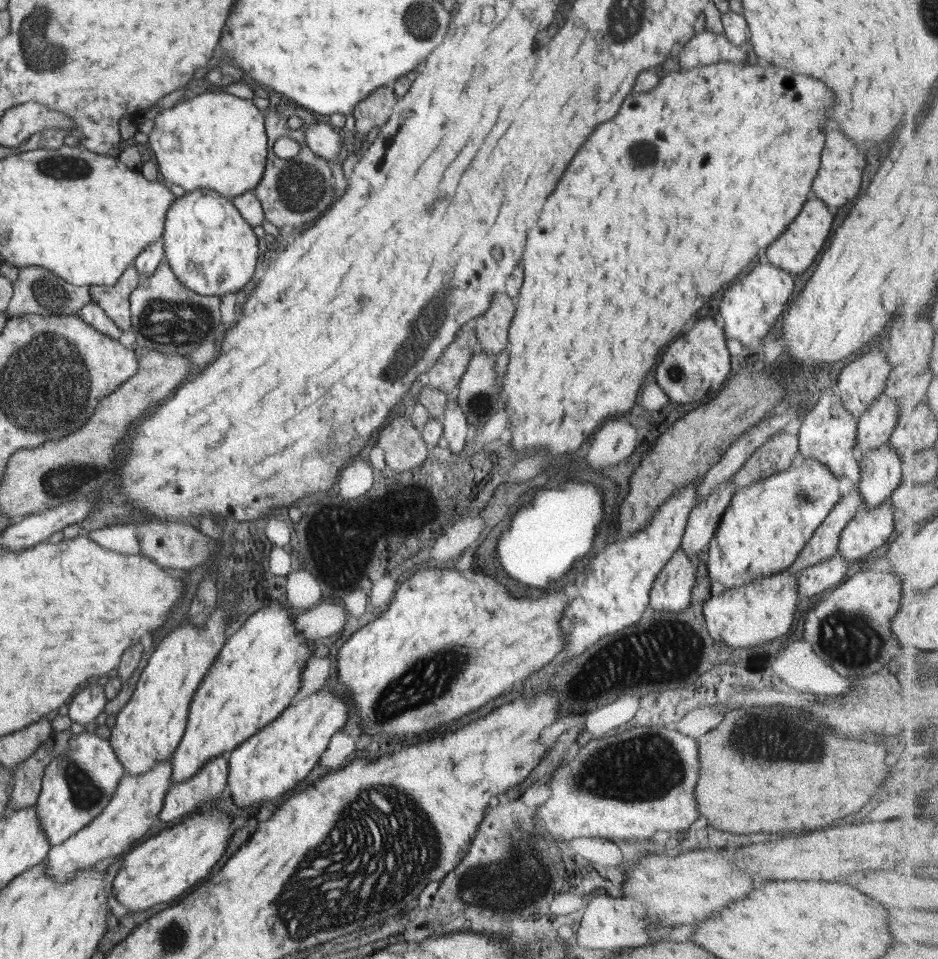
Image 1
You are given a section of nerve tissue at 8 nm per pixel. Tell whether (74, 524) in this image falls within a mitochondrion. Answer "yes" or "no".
no

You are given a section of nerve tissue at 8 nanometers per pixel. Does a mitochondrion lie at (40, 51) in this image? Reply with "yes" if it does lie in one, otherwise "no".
yes

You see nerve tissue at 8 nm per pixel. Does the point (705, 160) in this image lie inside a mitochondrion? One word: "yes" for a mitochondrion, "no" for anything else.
no

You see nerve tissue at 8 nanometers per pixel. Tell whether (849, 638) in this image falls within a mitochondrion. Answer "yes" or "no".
yes

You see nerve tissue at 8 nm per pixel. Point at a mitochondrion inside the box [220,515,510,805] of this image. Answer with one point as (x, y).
(430, 679)

